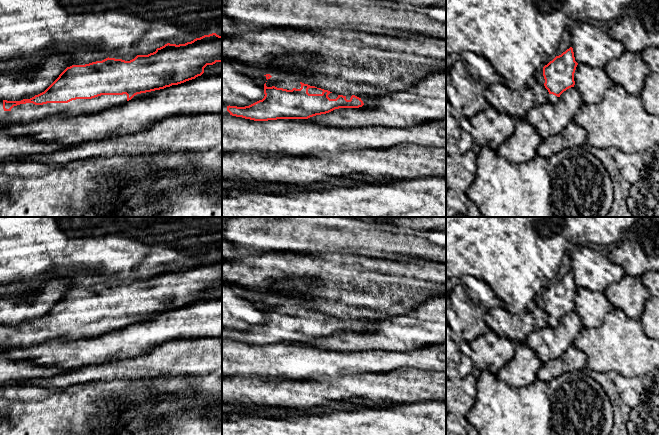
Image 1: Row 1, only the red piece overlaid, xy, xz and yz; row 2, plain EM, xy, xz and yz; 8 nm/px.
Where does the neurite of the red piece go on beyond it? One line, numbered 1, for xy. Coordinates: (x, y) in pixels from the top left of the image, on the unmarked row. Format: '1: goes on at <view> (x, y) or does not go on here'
1: goes on at xy (23, 338)

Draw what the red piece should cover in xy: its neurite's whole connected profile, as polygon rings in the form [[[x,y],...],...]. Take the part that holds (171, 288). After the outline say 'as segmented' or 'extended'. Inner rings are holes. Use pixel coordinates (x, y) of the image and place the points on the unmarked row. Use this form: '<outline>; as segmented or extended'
[[[212,257],[185,268],[170,268],[148,279],[137,279],[130,285],[106,282],[85,289],[67,291],[42,317],[30,323],[7,325],[0,323],[0,351],[28,349],[50,339],[78,339],[97,336],[123,328],[135,319],[164,313],[195,303],[207,289],[222,287],[222,260]]]; extended

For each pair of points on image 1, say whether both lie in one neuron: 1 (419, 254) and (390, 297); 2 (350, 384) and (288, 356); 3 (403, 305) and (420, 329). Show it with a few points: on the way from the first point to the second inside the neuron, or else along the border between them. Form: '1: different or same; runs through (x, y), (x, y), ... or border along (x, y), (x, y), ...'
1: different; border along (418, 260), (435, 262)
2: different; border along (360, 373), (337, 378), (326, 376), (314, 377)
3: different; border along (419, 304), (406, 313), (385, 318)

